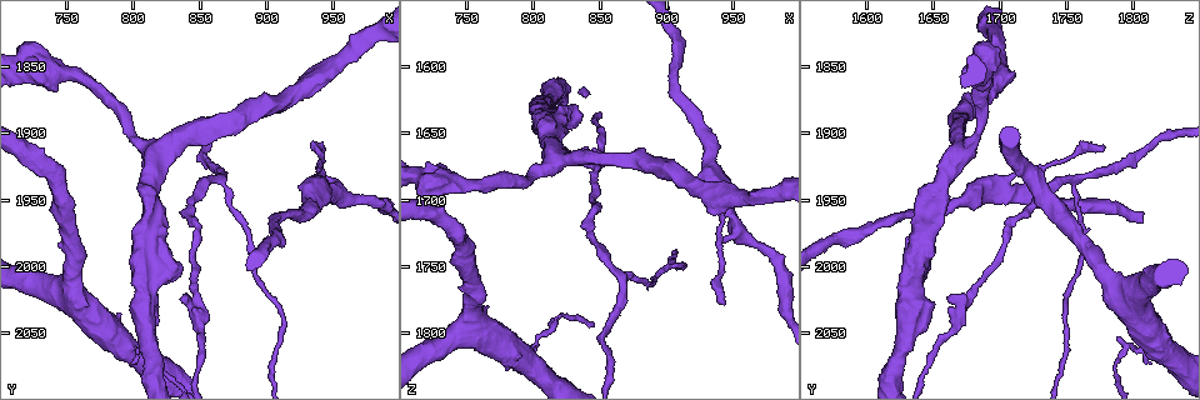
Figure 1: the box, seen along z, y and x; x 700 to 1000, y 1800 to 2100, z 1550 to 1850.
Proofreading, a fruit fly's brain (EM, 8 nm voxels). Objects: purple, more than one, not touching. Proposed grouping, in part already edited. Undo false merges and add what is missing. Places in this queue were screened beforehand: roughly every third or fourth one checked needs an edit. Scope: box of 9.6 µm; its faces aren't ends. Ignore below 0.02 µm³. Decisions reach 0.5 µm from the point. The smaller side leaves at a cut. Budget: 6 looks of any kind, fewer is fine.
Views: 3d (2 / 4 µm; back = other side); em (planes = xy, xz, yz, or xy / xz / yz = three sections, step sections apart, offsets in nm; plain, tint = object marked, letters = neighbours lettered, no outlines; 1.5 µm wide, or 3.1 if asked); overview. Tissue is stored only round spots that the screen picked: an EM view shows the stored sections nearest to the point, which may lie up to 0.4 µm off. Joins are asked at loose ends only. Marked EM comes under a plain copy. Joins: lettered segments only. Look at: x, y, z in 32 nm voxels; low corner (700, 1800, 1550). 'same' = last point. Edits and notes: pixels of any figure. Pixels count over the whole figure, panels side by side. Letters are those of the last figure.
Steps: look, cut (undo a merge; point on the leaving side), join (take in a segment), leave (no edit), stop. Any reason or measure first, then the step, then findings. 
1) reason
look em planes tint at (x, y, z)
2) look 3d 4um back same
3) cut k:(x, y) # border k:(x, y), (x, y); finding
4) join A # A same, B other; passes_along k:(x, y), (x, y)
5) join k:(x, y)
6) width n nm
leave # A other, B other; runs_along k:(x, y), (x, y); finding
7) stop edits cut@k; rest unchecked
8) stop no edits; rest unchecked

a fork
look 3d 4um at (954, 1946, 1722)

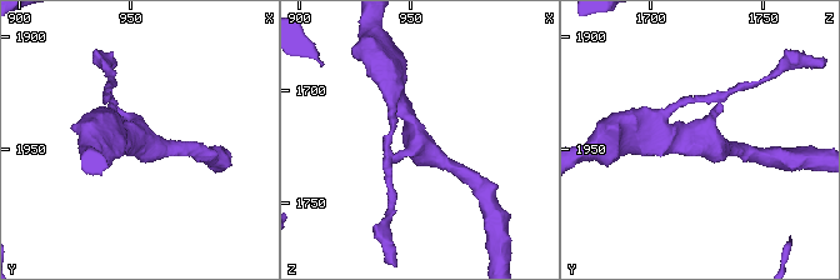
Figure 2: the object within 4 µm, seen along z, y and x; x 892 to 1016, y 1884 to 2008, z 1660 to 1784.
arms 3
look em planes letters at (953, 1946, 1724)

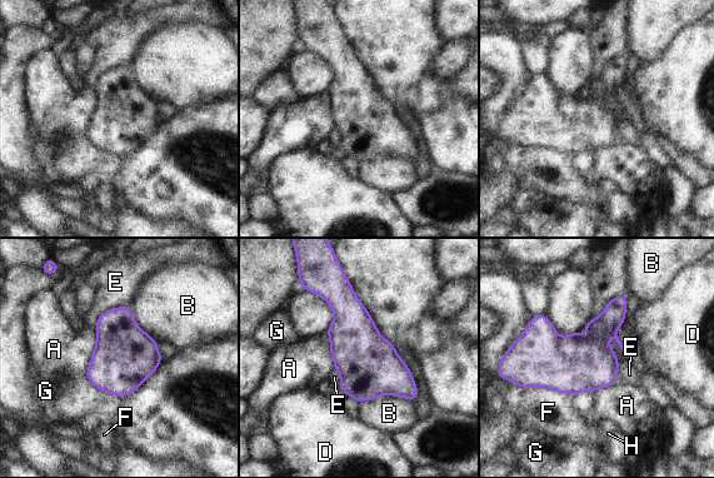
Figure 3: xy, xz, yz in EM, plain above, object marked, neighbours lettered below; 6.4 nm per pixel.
width 380 nm
leave # A other, B other, D other, E other, F other, G other, H other; continuous, no second neuron

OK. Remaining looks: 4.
branch stops here
look em xz step 4 tint at (944, 1910, 1778)

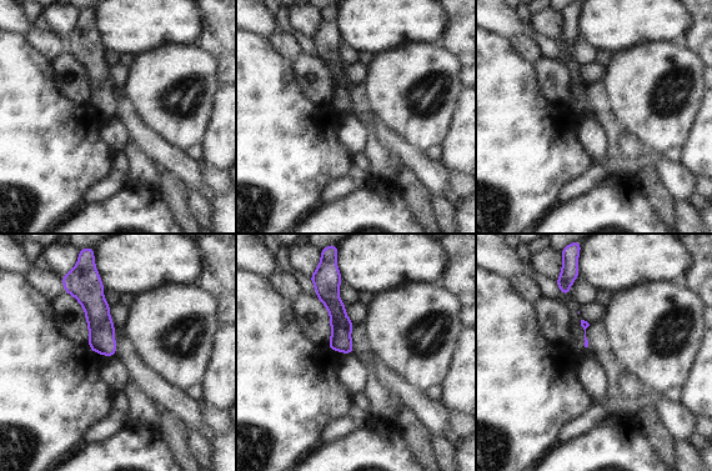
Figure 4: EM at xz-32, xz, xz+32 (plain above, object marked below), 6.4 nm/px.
look em planes letters same

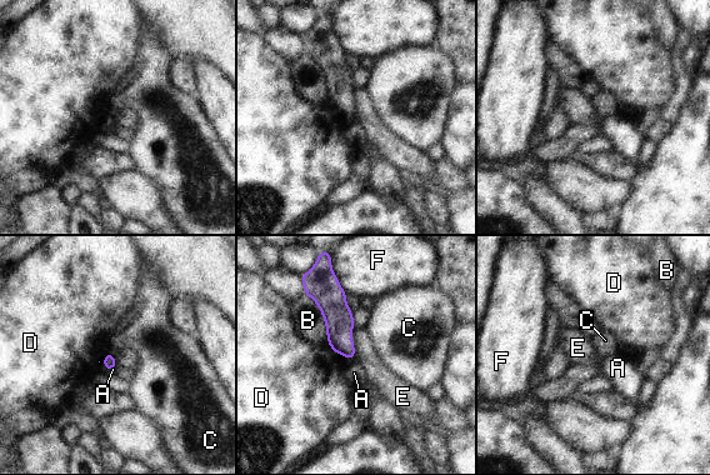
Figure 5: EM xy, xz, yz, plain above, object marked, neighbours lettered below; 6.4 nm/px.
leave # A other, B other, C other, D other, E other, F other; border 5:(353, 328), (351, 336), (355, 358); none of them fits

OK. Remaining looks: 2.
stops while still wide
look 3d 4um at (836, 2000, 1634)

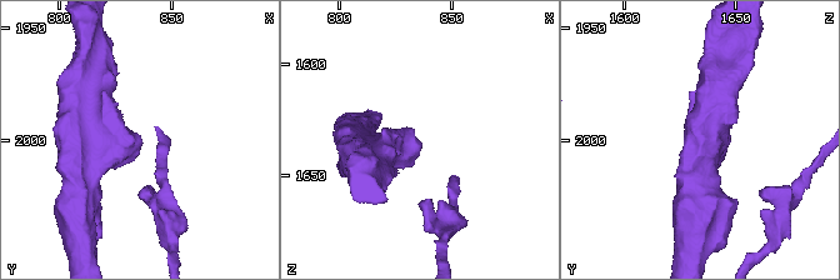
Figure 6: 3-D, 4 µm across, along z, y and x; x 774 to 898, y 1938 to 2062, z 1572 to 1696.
look em planes letters at (837, 2002, 1637)

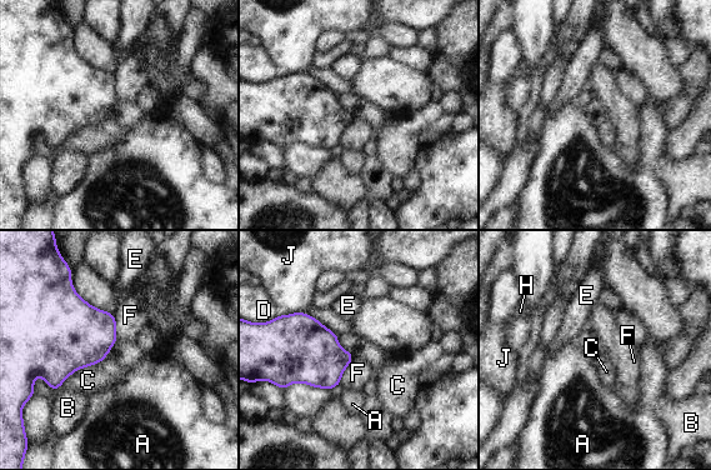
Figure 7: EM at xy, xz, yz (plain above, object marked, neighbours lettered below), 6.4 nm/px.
leave # A other, B other, C other, D other, E other, F other, H other, J other; border 7:(354, 358), (341, 374), (339, 384); no lettered segment goes on from it

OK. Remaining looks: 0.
stop no edits; rest unchecked

